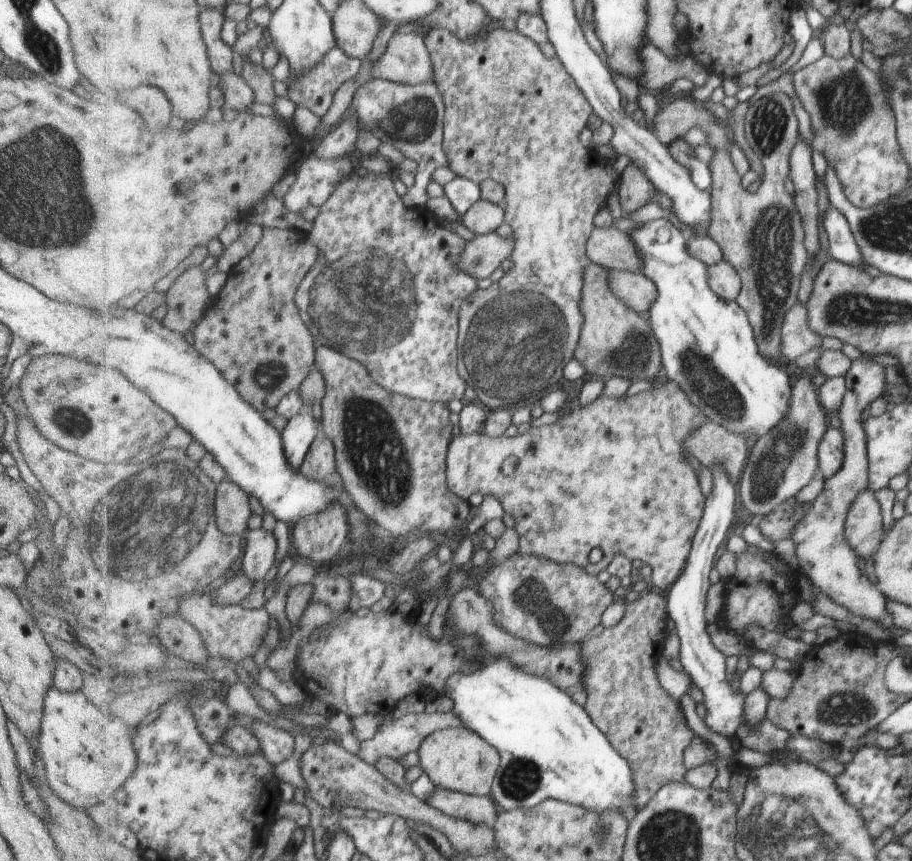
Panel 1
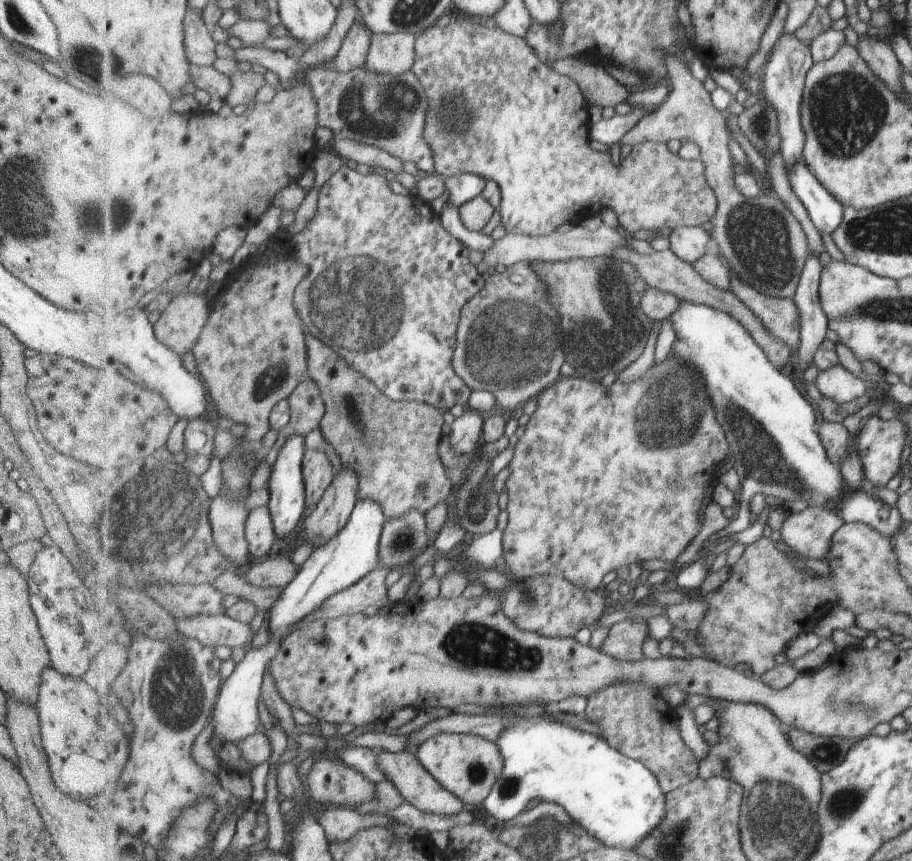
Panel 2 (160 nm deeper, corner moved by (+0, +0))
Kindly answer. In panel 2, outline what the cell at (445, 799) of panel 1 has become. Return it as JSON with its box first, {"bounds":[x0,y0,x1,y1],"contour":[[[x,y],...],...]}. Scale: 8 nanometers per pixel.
{"bounds":[378,750,466,815],"contour":[[[378,750],[379,768],[385,772],[388,780],[399,788],[399,792],[407,803],[417,808],[423,813],[432,813],[434,815],[457,814],[466,810],[465,800],[457,798],[457,794],[449,792],[443,784],[440,784],[421,764],[414,752],[401,751],[398,753],[387,752],[387,750]]]}

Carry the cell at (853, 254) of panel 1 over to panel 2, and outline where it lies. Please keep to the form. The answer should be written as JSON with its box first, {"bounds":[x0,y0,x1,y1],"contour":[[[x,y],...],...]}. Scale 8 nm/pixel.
{"bounds":[786,159,843,234],"contour":[[[802,159],[789,170],[786,179],[817,232],[833,234],[843,221],[843,204],[825,190],[825,186],[808,170]]]}

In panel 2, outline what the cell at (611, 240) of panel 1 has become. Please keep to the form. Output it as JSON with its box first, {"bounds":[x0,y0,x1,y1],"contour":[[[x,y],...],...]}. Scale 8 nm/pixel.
{"bounds":[608,246,791,366],"contour":[[[619,246],[613,250],[613,254],[608,255],[609,258],[615,258],[615,260],[623,260],[623,262],[629,262],[633,264],[641,278],[647,282],[648,285],[654,288],[659,288],[665,293],[669,292],[679,299],[687,300],[687,302],[704,303],[705,306],[711,306],[715,310],[723,310],[727,314],[733,314],[733,318],[740,319],[748,328],[749,334],[756,339],[756,342],[760,344],[765,350],[765,355],[776,366],[783,366],[789,358],[791,358],[791,350],[781,342],[777,340],[775,336],[772,336],[766,329],[765,324],[758,319],[758,317],[745,305],[745,302],[736,296],[734,293],[728,290],[721,290],[711,284],[711,282],[705,281],[699,272],[695,270],[691,263],[682,260],[674,254],[672,251],[653,252],[652,254],[639,254],[632,249],[631,246]]]}

